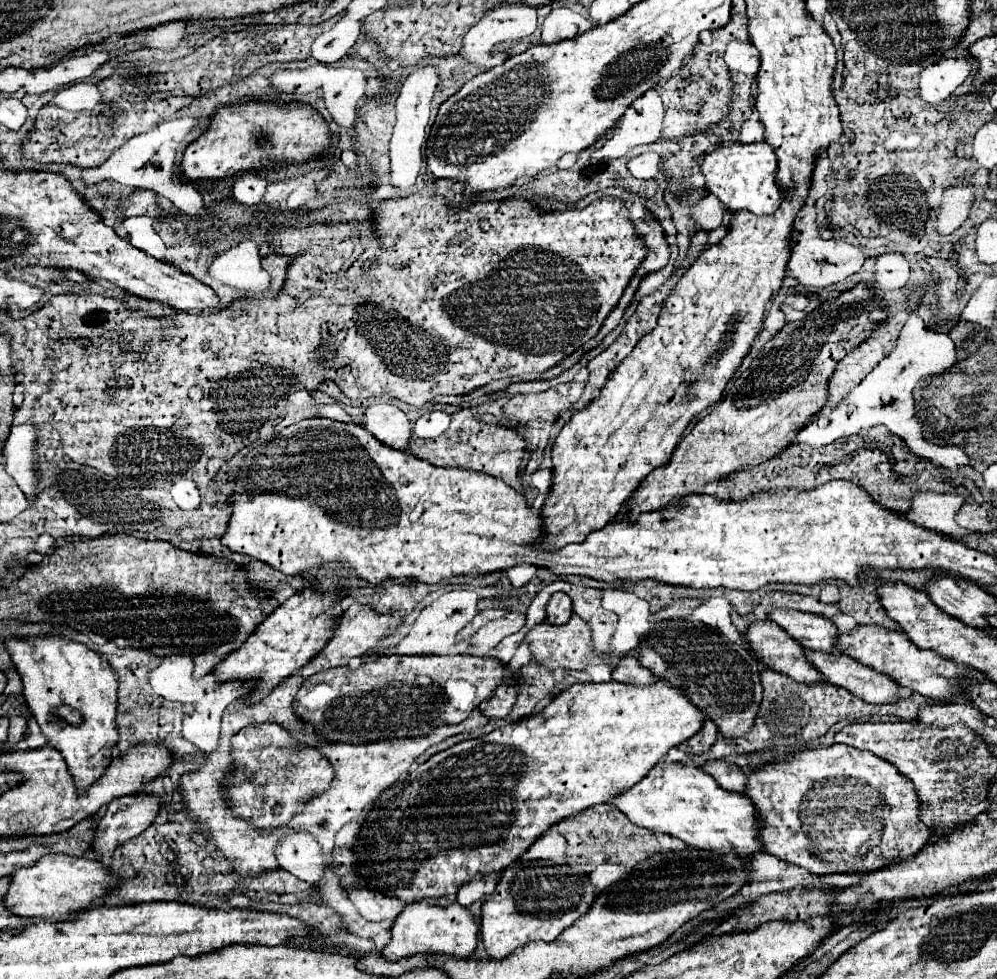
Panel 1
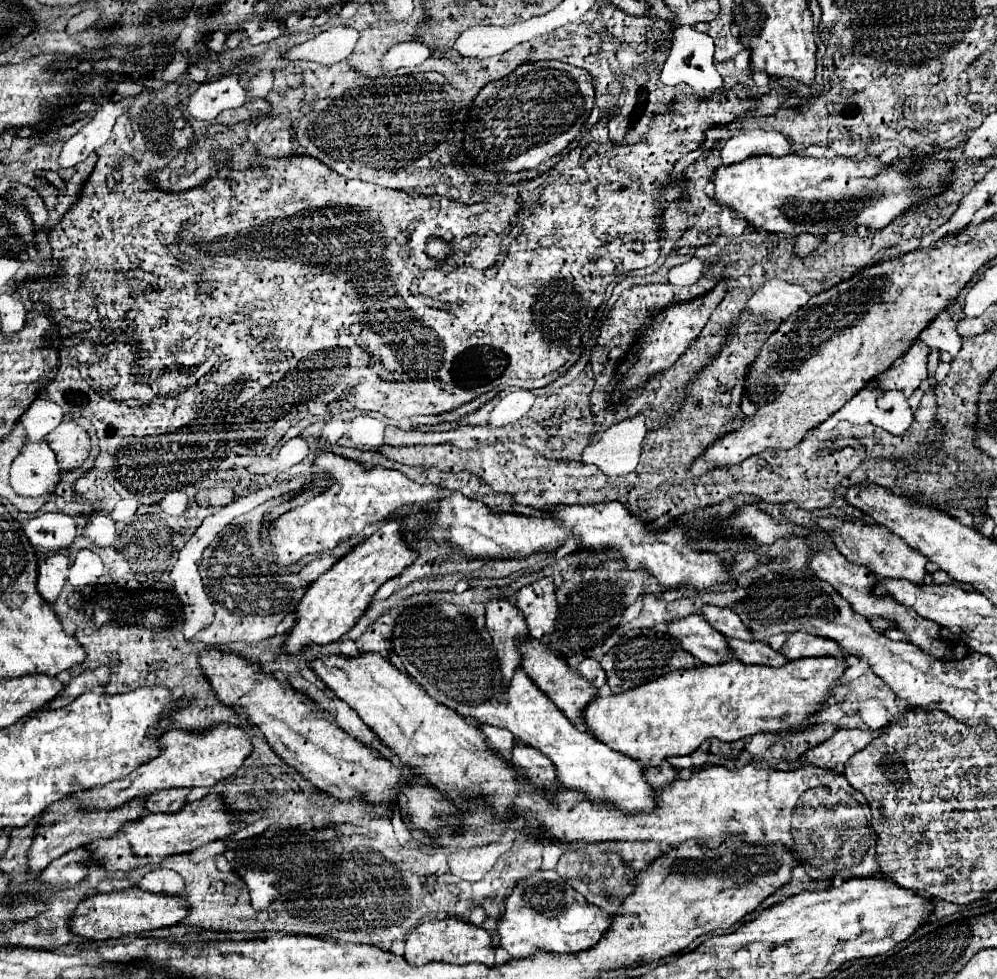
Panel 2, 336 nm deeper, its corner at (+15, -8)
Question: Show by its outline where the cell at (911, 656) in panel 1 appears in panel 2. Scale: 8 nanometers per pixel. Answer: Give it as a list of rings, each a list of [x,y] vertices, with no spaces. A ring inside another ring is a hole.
[[[792,633],[792,635],[788,635],[782,649],[780,649],[780,653],[786,655],[788,661],[802,659],[802,657],[826,657],[826,655],[834,655],[838,659],[844,659],[840,647],[836,645],[836,641],[816,637],[816,635],[810,635],[810,633]]]

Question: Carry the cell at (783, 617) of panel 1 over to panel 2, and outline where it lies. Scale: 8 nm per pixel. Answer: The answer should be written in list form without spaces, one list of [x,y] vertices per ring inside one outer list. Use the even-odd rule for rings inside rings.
[[[708,605],[708,607],[702,607],[700,615],[724,637],[752,641],[752,631],[748,631],[748,627],[744,627],[744,623],[734,615],[732,609],[720,609],[716,605]]]

